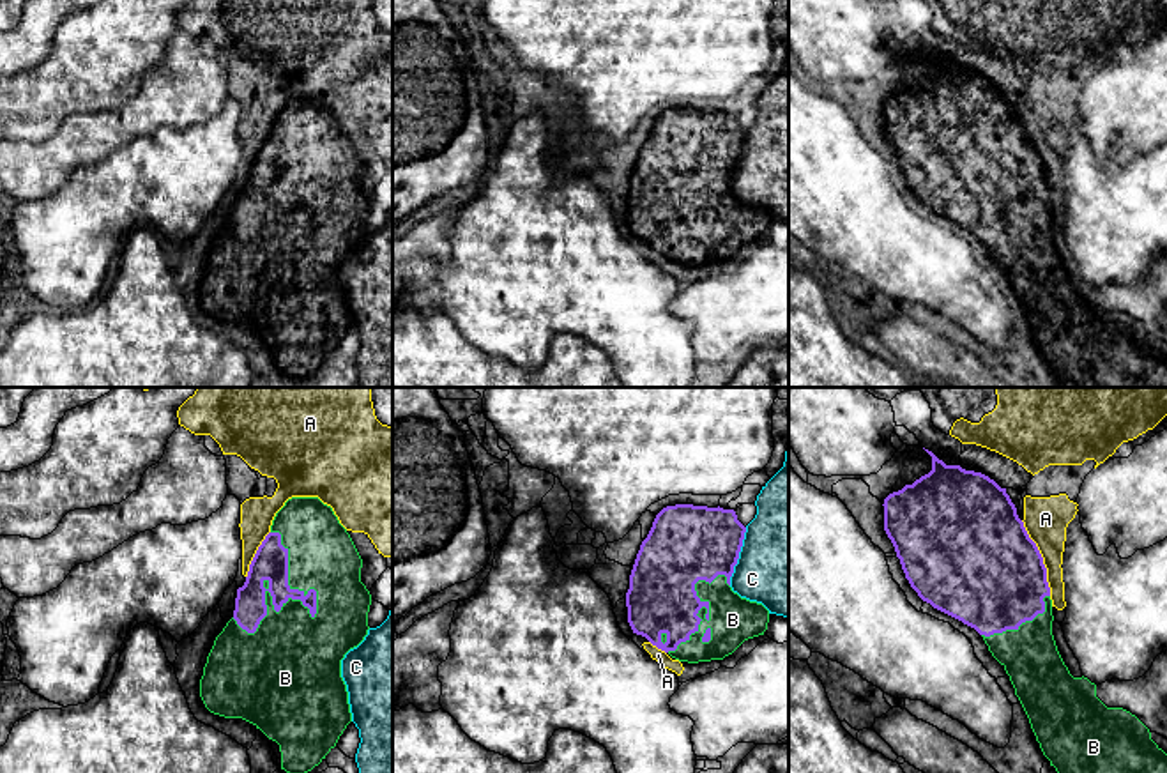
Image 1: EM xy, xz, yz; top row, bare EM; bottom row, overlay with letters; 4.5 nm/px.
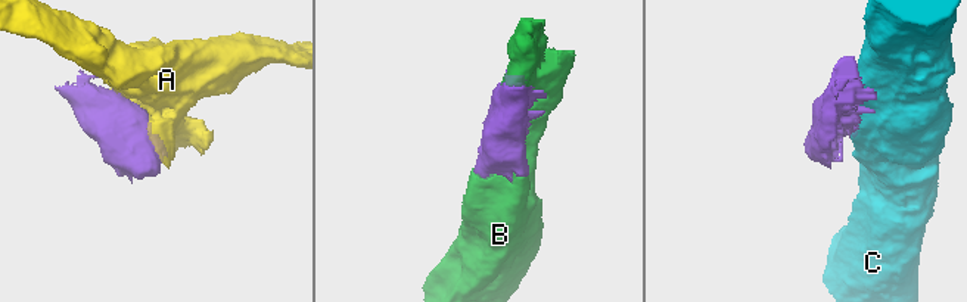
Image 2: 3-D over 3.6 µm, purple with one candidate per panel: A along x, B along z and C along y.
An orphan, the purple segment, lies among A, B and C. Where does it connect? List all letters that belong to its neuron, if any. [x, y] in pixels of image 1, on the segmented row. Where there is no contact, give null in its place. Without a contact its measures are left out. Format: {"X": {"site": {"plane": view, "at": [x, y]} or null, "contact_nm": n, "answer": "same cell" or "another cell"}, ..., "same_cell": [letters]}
{"A": {"site": {"plane": "yz", "at": [1042, 558]}, "contact_nm": 380, "answer": "another cell"}, "B": {"site": {"plane": "xy", "at": [315, 612]}, "contact_nm": 480, "answer": "same cell"}, "C": {"site": {"plane": "xz", "at": [738, 556]}, "contact_nm": 280, "answer": "another cell"}, "same_cell": ["B"]}

